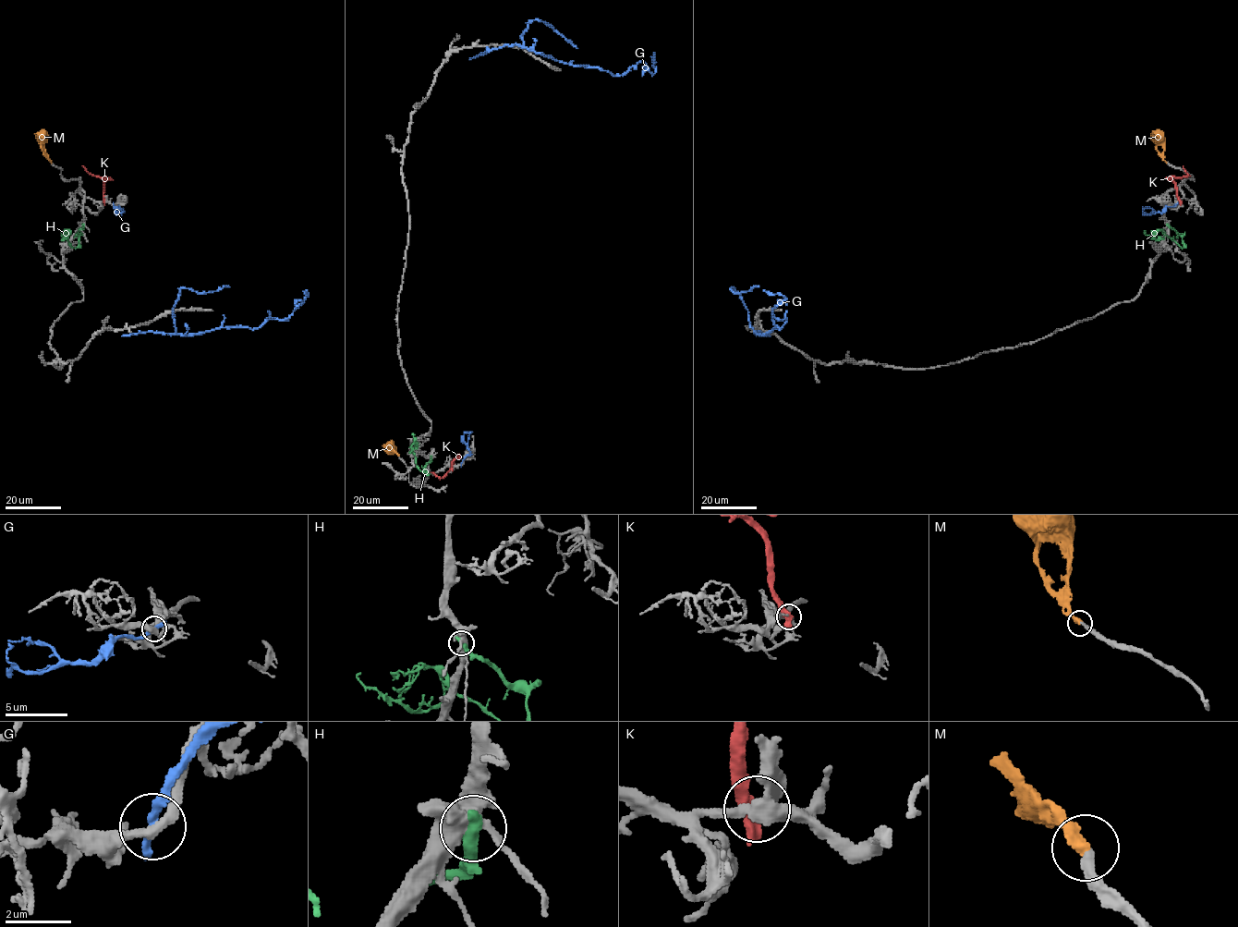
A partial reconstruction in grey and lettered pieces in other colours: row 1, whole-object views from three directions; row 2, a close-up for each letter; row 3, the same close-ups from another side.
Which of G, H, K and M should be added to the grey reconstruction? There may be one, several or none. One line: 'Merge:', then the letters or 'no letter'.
Merge: M

